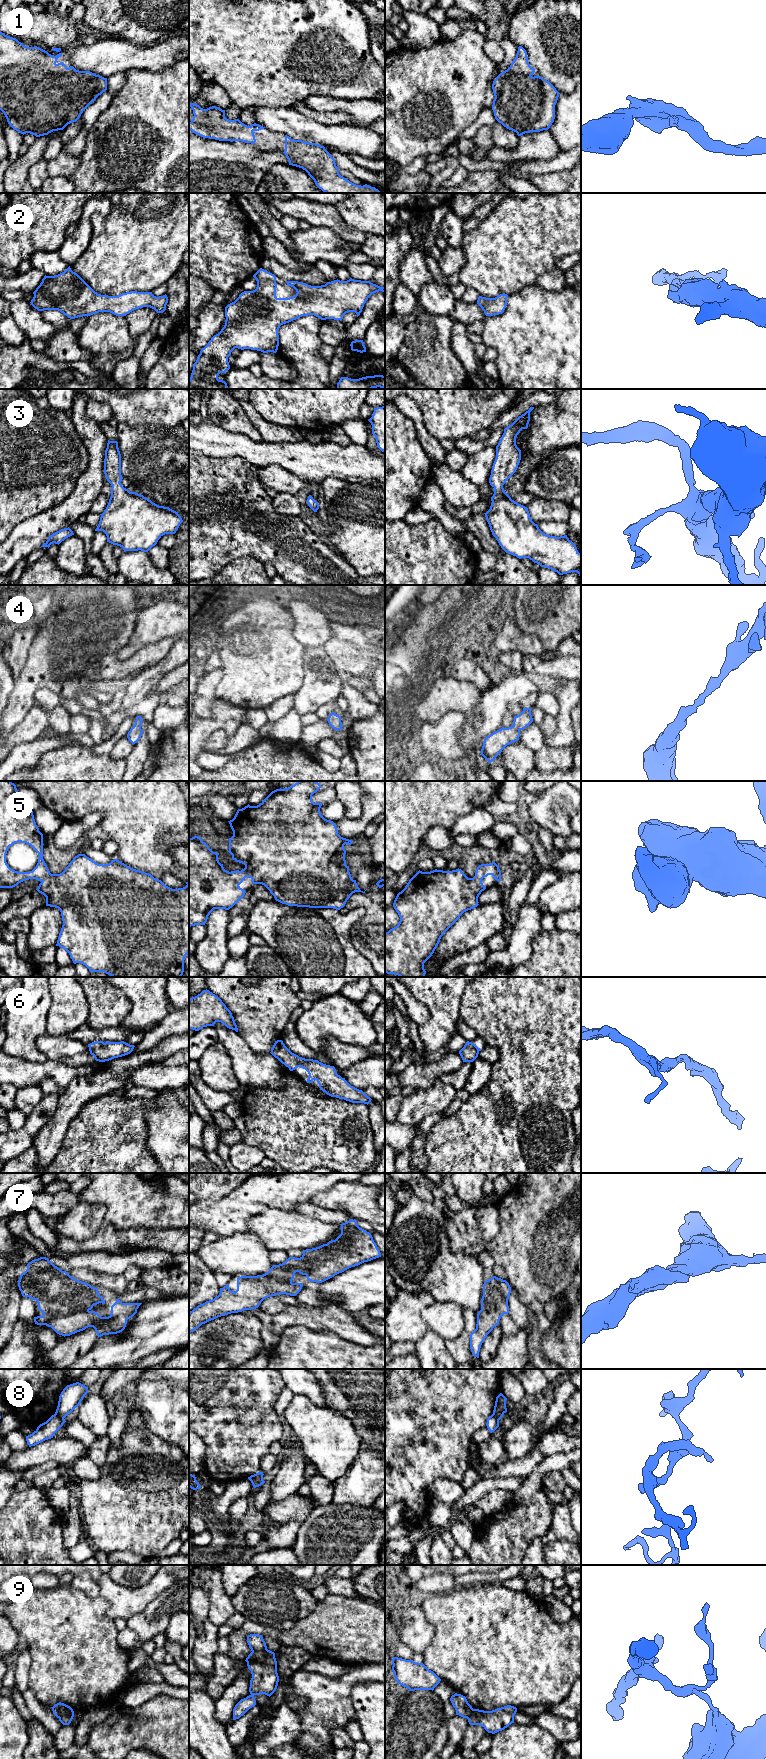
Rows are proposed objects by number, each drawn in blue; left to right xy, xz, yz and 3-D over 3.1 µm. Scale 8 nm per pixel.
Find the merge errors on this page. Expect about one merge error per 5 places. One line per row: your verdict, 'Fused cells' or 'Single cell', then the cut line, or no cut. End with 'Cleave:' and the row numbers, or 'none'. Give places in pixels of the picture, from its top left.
1: Single cell. No split
2: Single cell. No split
3: Single cell. No split
4: Single cell. No split
5: Single cell. No split
6: Single cell. No split
7: Single cell. No split
8: Fused cells. Split along xy (55, 1413), (63, 1418)
9: Fused cells. Split along xz (266, 1648), (252, 1652)
Cleave: 8, 9

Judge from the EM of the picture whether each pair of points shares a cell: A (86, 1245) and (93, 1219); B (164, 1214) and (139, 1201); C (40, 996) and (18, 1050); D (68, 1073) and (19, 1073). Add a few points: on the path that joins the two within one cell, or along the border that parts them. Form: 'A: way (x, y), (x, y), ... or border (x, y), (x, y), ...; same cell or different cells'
A: border (103, 1220), (88, 1238), (74, 1241), (65, 1237); different cells
B: way (158, 1209), (151, 1202), (145, 1202); same cell
C: way (36, 1009), (36, 1017), (21, 1032), (21, 1037); same cell
D: way (56, 1071), (37, 1071), (31, 1073); same cell

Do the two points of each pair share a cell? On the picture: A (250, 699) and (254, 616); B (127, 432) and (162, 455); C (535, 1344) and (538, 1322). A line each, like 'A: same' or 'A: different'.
A: same
B: same
C: same

